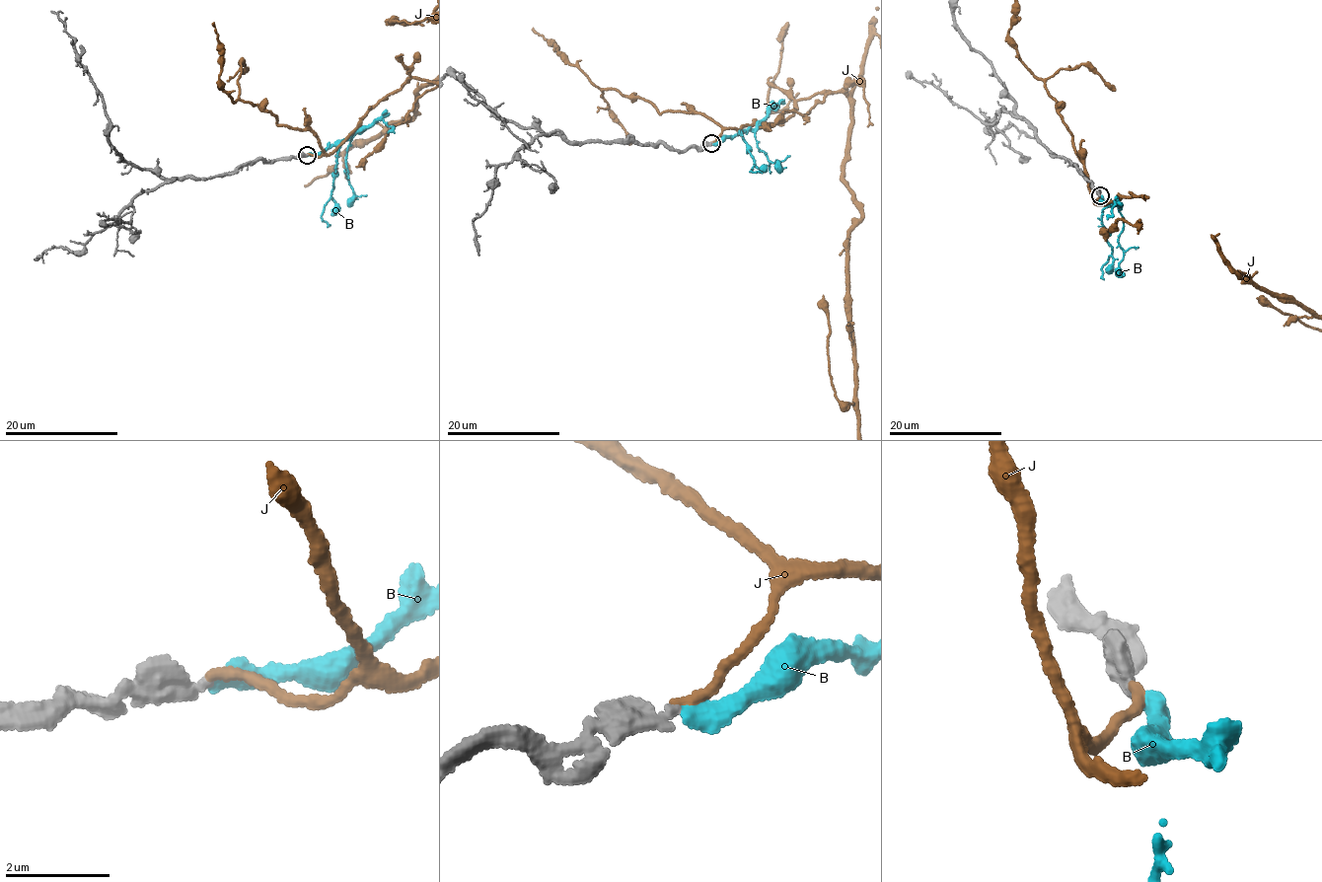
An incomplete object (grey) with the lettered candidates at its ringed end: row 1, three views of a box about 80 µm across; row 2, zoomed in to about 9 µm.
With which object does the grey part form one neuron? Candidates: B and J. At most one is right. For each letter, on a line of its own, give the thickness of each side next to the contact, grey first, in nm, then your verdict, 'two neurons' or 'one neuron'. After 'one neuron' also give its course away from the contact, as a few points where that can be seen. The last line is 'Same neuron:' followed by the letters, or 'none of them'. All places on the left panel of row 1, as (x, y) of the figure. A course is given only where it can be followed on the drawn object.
B: calibres 360 and 400 nm; one neuron; course (307, 155), (327, 150), (353, 136), (346, 148), (348, 184), (353, 191), (353, 201), (347, 204)
J: calibres 360 and 180 nm; two neurons
Same neuron: B

